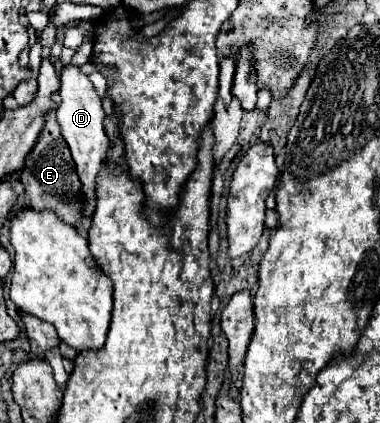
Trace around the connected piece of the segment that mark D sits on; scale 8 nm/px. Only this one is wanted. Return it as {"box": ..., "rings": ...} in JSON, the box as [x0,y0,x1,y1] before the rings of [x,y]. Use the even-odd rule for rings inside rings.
{"box":[57,66,109,218],"rings":[[[65,66],[61,72],[61,106],[57,110],[57,120],[61,124],[61,132],[65,142],[71,148],[75,166],[77,166],[77,176],[81,180],[81,192],[85,194],[85,218],[91,218],[95,212],[95,188],[97,188],[97,174],[103,170],[107,162],[107,150],[109,150],[109,138],[103,128],[103,108],[101,108],[101,98],[97,96],[93,84],[89,78],[77,68],[77,66]]]}

